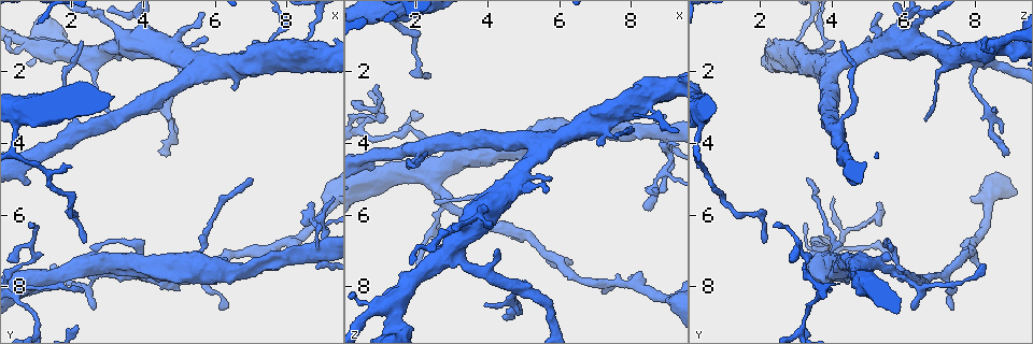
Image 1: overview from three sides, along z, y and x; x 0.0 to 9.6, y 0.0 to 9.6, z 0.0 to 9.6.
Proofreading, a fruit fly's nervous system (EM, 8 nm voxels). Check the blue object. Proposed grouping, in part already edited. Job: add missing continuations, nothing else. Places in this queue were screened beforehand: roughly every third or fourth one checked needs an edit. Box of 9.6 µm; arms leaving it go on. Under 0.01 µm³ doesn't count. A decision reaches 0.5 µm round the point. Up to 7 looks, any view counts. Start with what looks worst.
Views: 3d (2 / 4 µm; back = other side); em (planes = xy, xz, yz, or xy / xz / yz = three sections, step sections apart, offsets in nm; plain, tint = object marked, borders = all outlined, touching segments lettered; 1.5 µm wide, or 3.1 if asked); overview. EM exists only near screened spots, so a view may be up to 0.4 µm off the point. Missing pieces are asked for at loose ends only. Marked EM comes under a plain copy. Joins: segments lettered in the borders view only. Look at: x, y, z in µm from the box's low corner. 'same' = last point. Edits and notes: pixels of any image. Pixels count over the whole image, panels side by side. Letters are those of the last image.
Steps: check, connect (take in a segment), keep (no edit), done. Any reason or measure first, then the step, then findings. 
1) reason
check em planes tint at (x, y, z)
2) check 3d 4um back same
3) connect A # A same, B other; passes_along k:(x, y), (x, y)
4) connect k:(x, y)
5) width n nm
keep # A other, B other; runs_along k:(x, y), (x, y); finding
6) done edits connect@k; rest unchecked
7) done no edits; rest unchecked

tapers out
check em planes borders at (0.90, 6.30, 2.35)

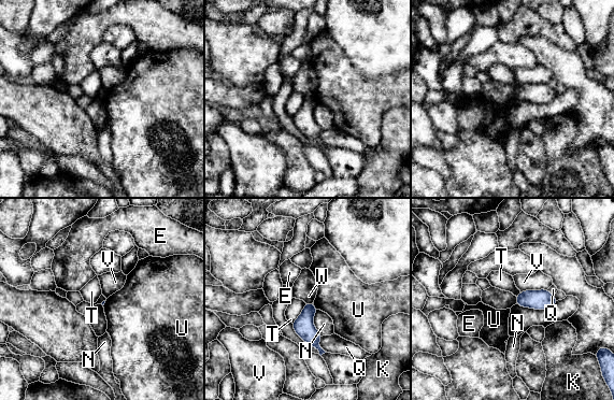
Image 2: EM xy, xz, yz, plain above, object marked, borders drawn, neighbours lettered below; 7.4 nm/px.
keep # E other, K other, N other, Q other, T other, U other, V other, W other; border 2:(305, 302), (312, 303); none of them fits

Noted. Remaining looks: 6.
thin end
check em xz step 8 tint at (2.25, 1.10, 4.20)

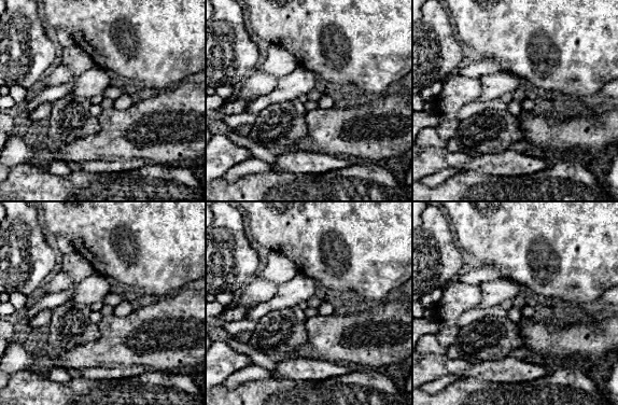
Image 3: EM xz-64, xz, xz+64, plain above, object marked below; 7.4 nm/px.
check em planes borders same

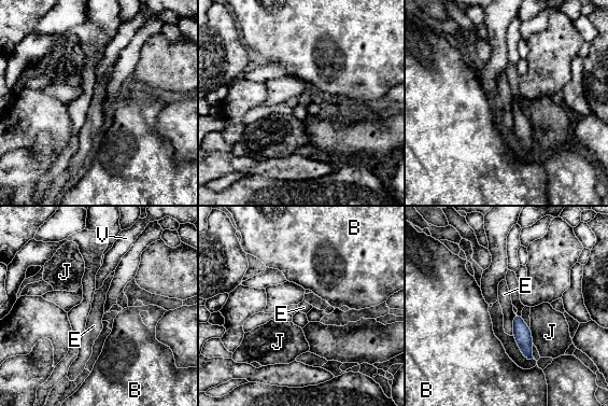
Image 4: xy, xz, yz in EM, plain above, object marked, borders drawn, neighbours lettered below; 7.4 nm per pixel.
keep # B other, E other, J other, V other; border 4:(515, 314), (513, 318), (512, 335); no lettered segment goes on from it

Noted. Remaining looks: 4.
an open end
check em planes borders at (6.35, 8.60, 7.30)

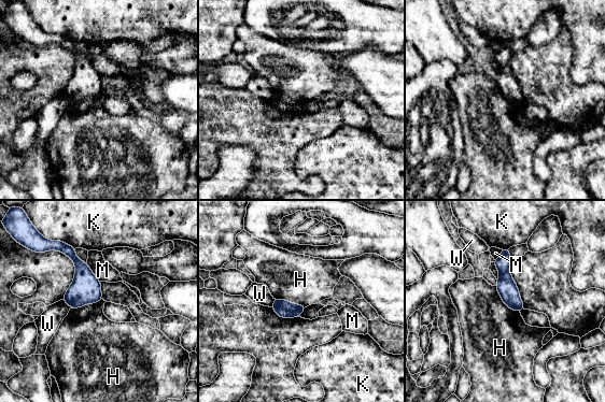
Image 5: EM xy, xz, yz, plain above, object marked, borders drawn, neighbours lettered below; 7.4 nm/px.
width 130 nm
keep # H other, K other, M other, W other; runs_along 5:(506, 250), (505, 284), (520, 307); no lettered segment goes on from it

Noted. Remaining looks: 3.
done no edits; rest unchecked

